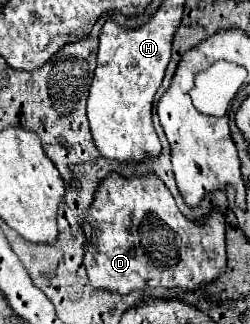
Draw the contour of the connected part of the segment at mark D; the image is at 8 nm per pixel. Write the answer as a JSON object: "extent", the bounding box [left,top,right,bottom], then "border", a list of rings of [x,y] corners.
{"extent":[82,174,226,296],"border":[[[110,174],[108,178],[104,178],[102,186],[96,190],[94,194],[94,202],[92,206],[86,210],[84,214],[84,222],[82,222],[82,228],[84,228],[84,234],[90,242],[90,238],[96,238],[96,248],[92,250],[86,250],[84,254],[84,262],[90,262],[88,264],[88,278],[92,282],[94,288],[98,290],[108,290],[108,292],[114,292],[114,294],[120,294],[120,296],[126,296],[130,292],[136,292],[136,290],[144,290],[144,288],[172,288],[172,290],[188,290],[188,292],[194,292],[198,288],[202,288],[204,284],[212,284],[220,278],[220,274],[226,270],[226,252],[224,252],[224,216],[220,212],[212,212],[202,224],[194,224],[190,220],[186,220],[180,210],[176,208],[176,202],[170,194],[170,190],[164,186],[164,182],[156,176],[146,176],[146,178],[122,178],[118,174]]]}

